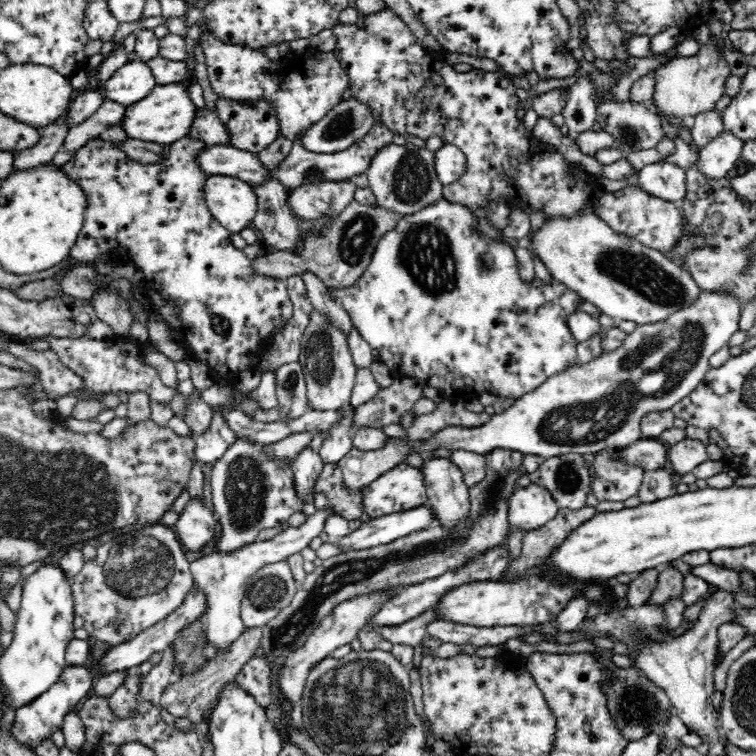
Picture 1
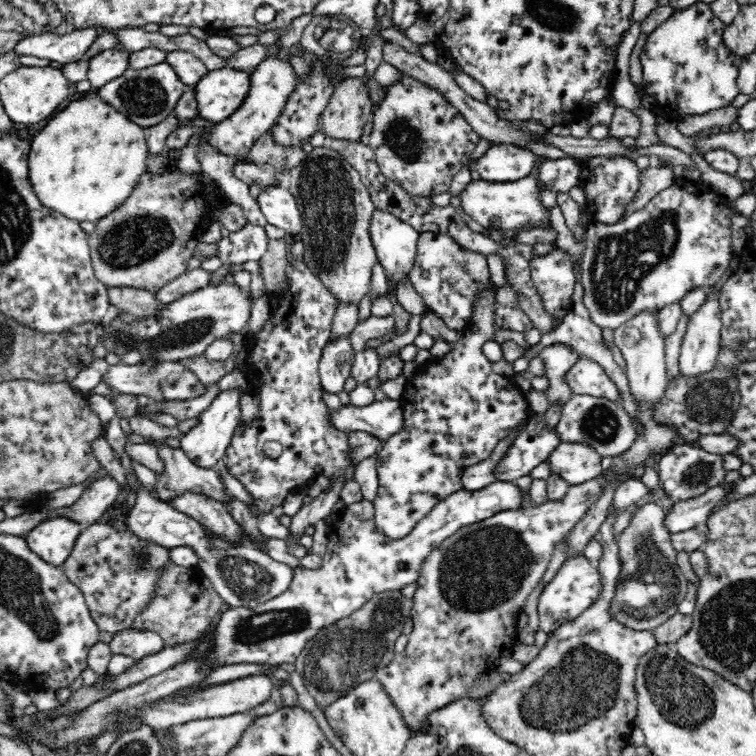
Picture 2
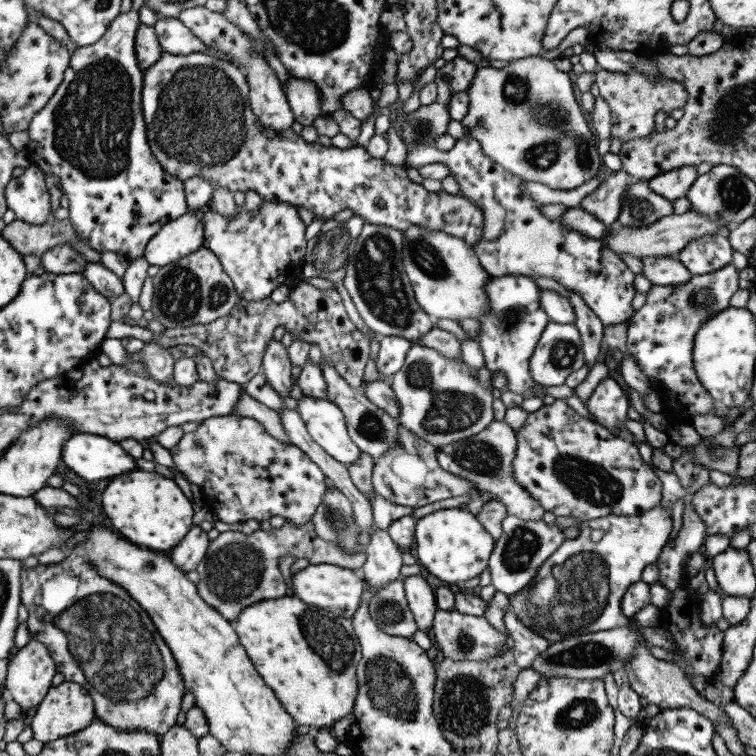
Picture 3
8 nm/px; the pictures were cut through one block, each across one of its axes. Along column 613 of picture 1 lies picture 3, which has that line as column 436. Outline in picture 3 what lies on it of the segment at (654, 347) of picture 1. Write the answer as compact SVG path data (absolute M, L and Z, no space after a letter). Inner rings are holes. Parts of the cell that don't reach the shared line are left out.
M419 343L410 345L401 368L389 377L388 383L399 404L398 424L436 448L469 438L494 419L494 399L475 380L471 367L459 360L443 358L437 350Z

